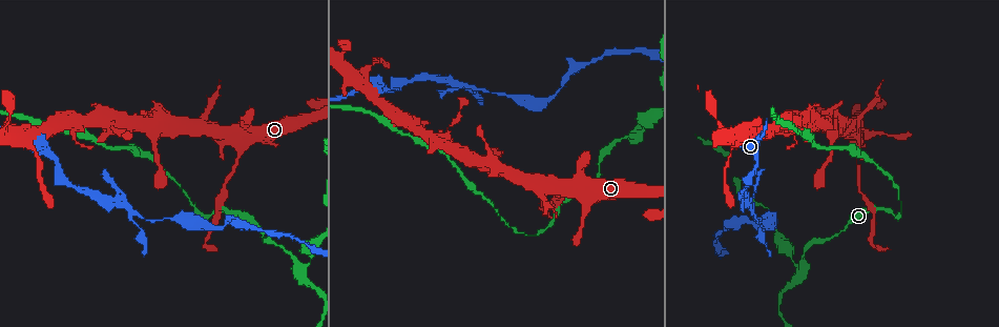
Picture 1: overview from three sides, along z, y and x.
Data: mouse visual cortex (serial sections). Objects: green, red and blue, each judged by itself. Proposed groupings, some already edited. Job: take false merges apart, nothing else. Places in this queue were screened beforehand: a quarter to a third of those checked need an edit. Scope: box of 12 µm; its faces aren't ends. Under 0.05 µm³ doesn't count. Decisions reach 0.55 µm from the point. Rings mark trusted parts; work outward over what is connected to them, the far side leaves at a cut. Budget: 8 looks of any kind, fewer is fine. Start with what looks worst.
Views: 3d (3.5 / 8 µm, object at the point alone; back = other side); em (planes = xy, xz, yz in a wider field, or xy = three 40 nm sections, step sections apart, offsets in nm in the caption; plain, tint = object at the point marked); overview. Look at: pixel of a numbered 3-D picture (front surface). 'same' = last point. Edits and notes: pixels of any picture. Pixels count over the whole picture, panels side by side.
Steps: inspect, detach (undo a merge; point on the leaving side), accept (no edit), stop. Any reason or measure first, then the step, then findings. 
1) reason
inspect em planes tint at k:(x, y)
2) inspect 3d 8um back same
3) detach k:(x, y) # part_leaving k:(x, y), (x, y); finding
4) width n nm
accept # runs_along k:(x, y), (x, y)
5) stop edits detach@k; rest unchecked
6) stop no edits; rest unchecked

branch point
inspect 3d 3.5um at 1:(465, 87)

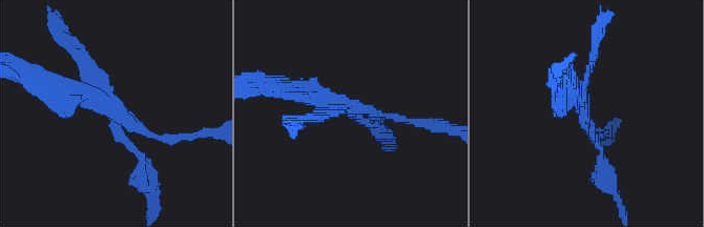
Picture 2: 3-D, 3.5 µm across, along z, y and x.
now the EM
inspect em xy step 5 tint at 2:(586, 113)

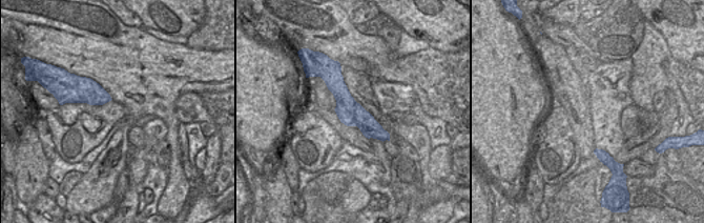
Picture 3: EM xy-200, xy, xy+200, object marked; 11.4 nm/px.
arm_widths 100, 100, 250 nm
detach 2:(314, 118) # a second cell is stuck on

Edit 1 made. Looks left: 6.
redraw
inspect overview

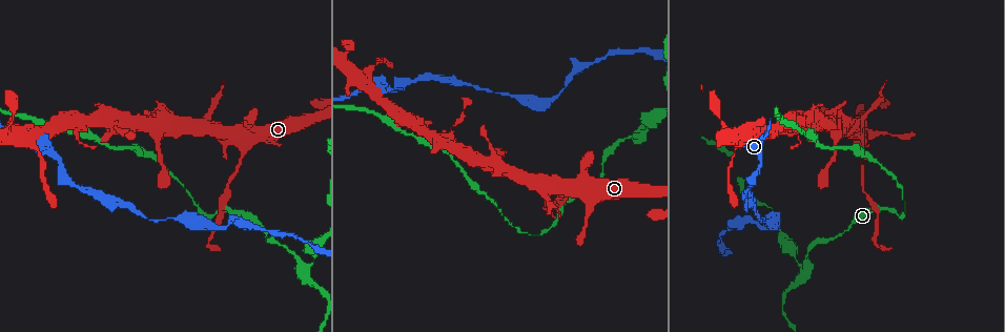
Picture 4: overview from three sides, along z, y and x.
thin neck
inspect 3d 8um back at 4:(640, 134)

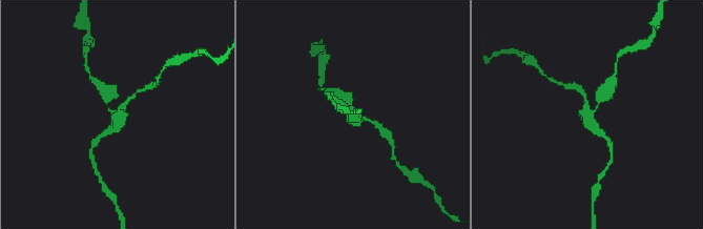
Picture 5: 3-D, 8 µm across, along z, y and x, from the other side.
arms 3; arm_widths 150, 150, 250 nm
inspect em xy step 2 tint at 5:(120, 114)

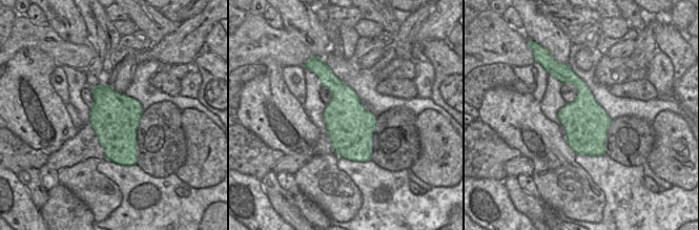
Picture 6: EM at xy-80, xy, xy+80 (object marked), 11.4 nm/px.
accept # runs_along 5:(373, 123), (348, 113), (343, 102); continuous, no second cell

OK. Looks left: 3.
four or more arms meet
inspect 3d 8um at 4:(577, 194)

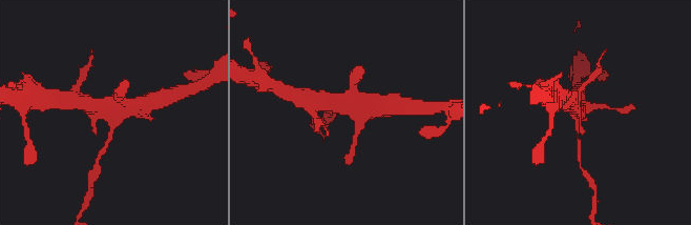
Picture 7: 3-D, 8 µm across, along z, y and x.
shape alone is not enough
inspect em xy step 3 tint at 7:(112, 119)

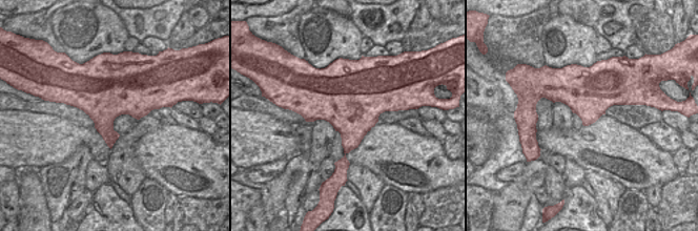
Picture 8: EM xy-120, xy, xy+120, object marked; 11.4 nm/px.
detach 7:(103, 150) # part_leaving 7:(112, 133), (96, 171); a second cell is stuck on

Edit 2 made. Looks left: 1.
stop edits detach@2, detach@7; rest unchecked

